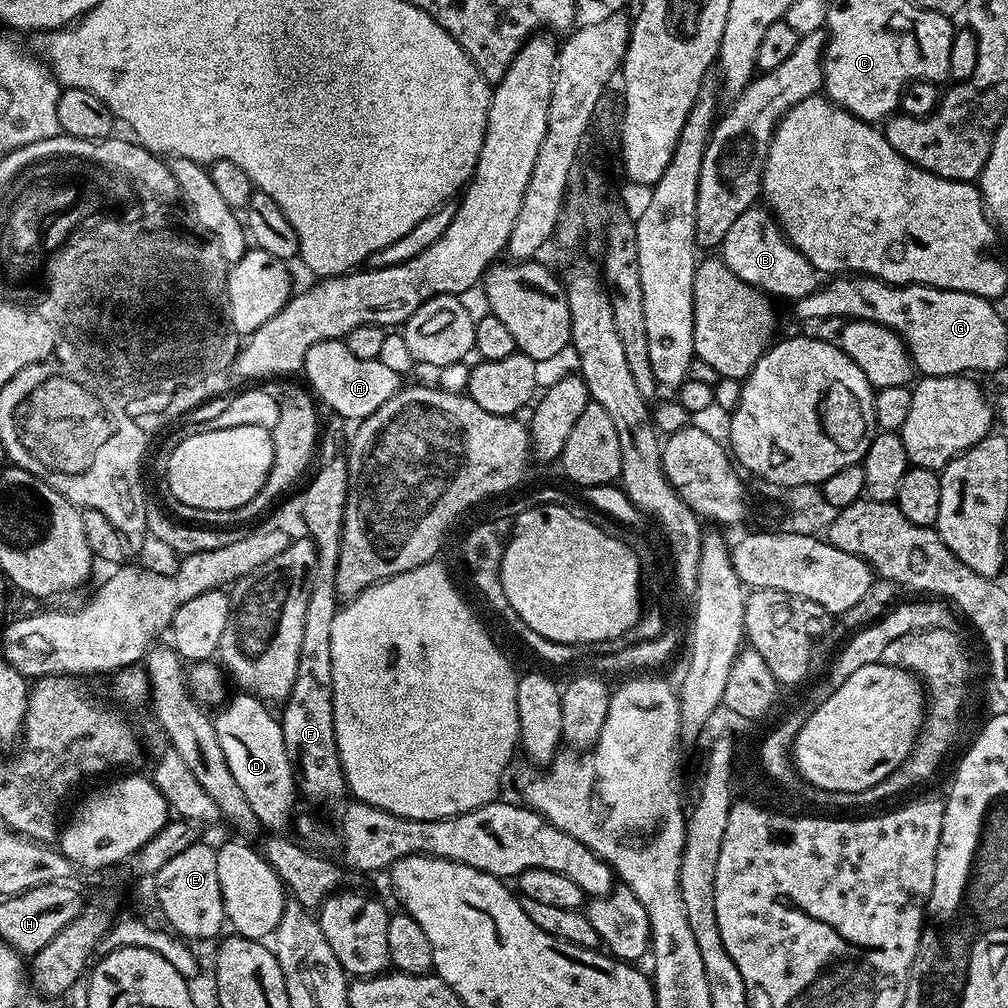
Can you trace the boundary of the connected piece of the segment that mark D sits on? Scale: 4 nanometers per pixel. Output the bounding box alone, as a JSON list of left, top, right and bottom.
[214,694,298,833]

